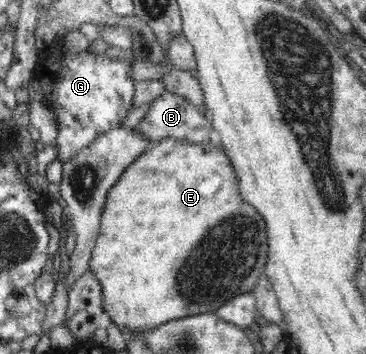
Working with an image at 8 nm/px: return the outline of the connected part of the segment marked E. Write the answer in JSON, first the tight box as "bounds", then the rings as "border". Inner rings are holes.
{"bounds":[88,138,267,331],"border":[[[165,138],[157,141],[151,148],[147,148],[135,162],[131,162],[127,170],[121,174],[117,184],[109,190],[103,217],[101,217],[101,226],[99,226],[99,238],[91,252],[88,268],[97,275],[95,279],[99,279],[101,283],[105,322],[115,323],[122,331],[123,329],[145,331],[169,321],[195,316],[195,314],[216,312],[216,309],[229,301],[231,297],[252,292],[253,286],[264,273],[265,264],[267,264],[267,223],[263,216],[242,198],[239,191],[239,179],[235,175],[231,159],[227,157],[225,149],[213,146],[210,141],[194,144],[185,140]]]}

